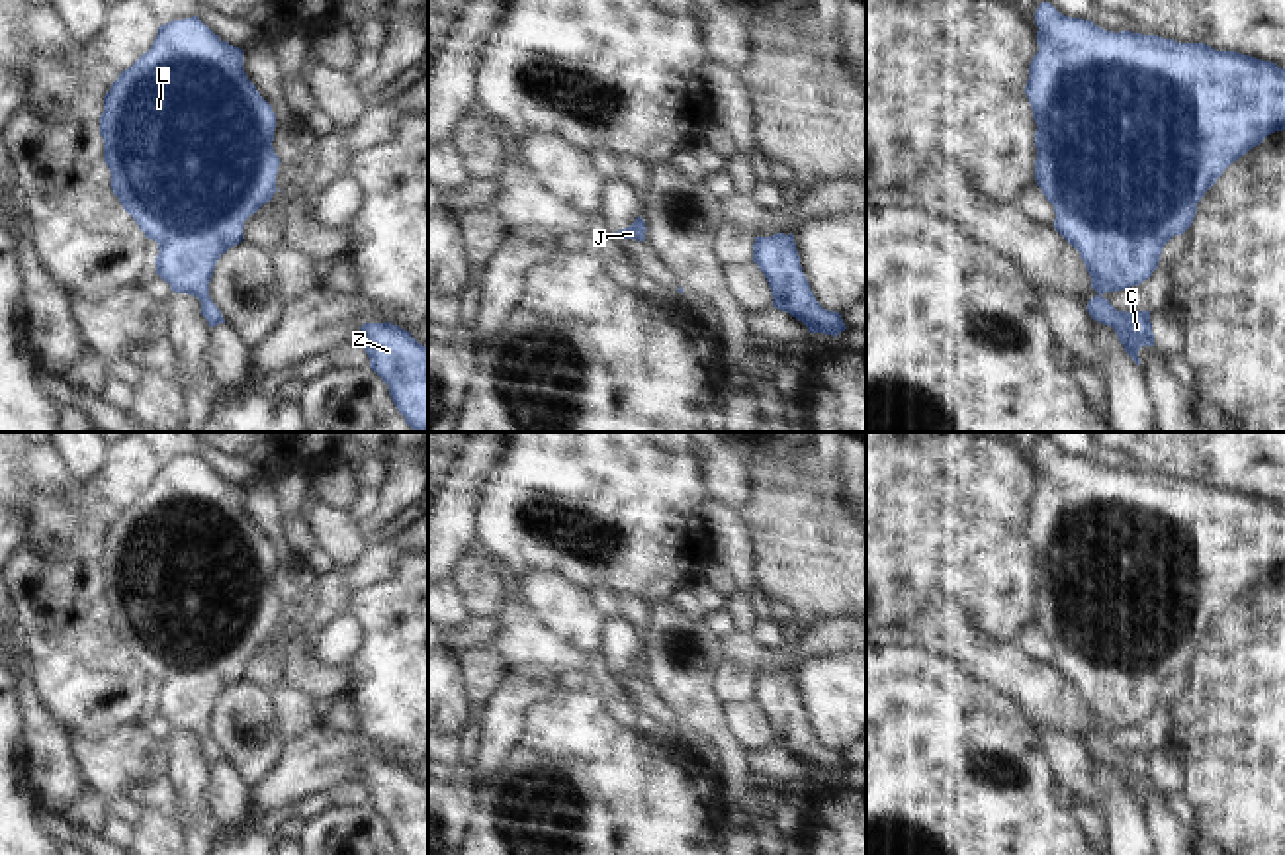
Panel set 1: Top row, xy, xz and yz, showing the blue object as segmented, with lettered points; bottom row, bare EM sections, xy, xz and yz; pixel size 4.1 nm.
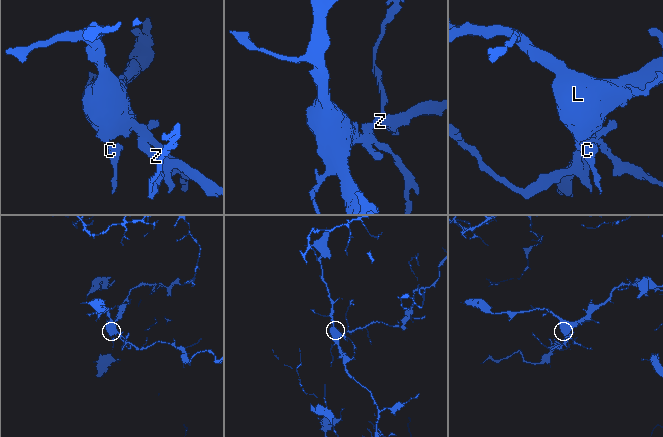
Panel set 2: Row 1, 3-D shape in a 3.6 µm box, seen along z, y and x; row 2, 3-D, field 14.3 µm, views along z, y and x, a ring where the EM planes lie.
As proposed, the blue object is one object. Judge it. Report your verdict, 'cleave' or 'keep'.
keep

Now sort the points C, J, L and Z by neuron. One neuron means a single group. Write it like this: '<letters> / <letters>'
C J L Z

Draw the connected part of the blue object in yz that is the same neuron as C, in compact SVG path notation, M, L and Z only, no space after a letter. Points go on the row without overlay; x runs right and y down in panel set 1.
M1050 440L1039 442L1035 462L1039 489L1025 524L1037 562L1035 618L1054 644L1054 667L1080 691L1091 714L1097 730L1087 742L1091 757L1113 765L1125 790L1140 804L1138 788L1154 785L1150 749L1117 749L1103 734L1148 718L1164 683L1191 665L1197 642L1222 610L1267 573L1285 567L1285 507L1205 481L1105 470L1091 458L1060 452Z

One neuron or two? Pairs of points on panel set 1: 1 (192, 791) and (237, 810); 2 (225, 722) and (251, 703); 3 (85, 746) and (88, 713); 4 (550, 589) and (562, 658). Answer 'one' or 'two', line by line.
1: two
2: one
3: two
4: two

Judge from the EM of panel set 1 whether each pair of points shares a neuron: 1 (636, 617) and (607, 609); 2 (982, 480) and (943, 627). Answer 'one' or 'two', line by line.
1: one
2: two

